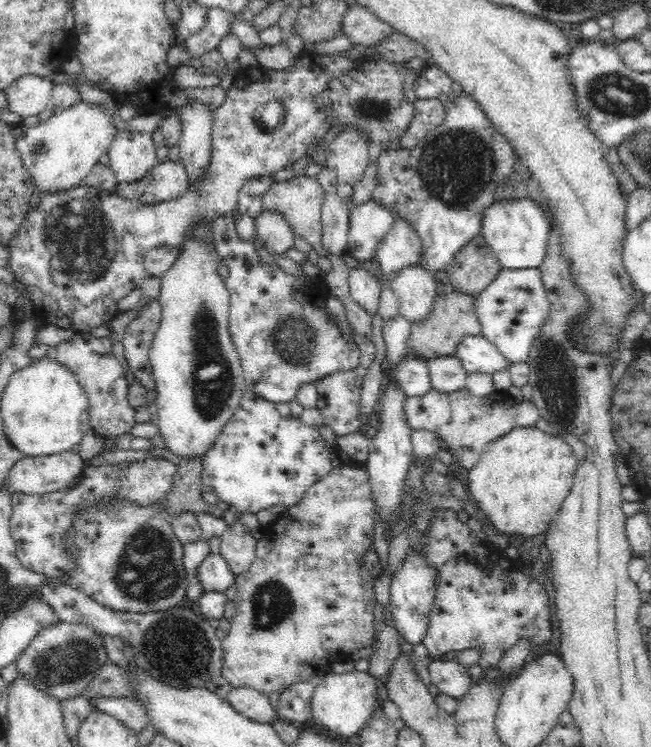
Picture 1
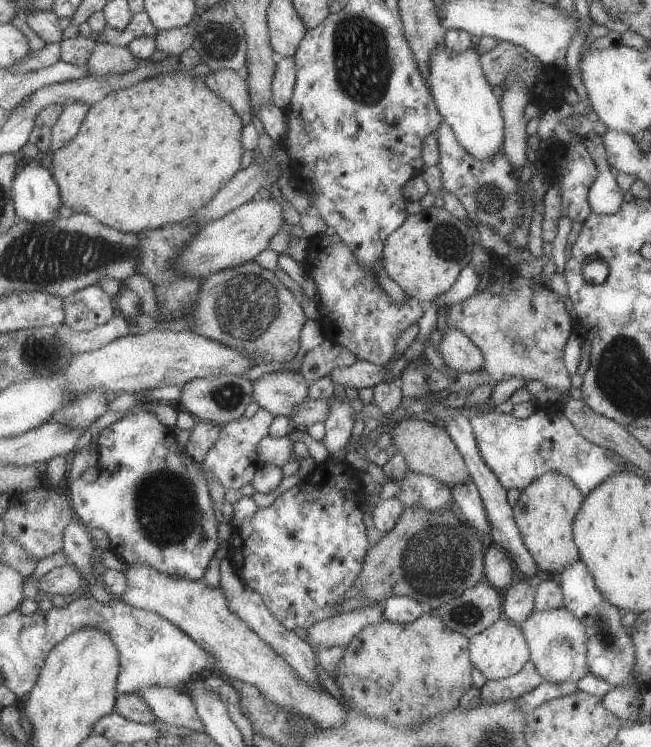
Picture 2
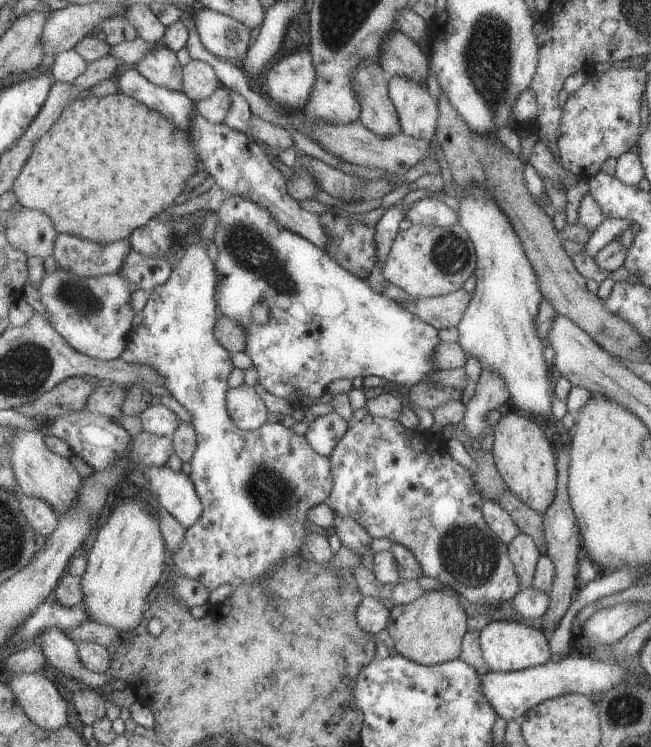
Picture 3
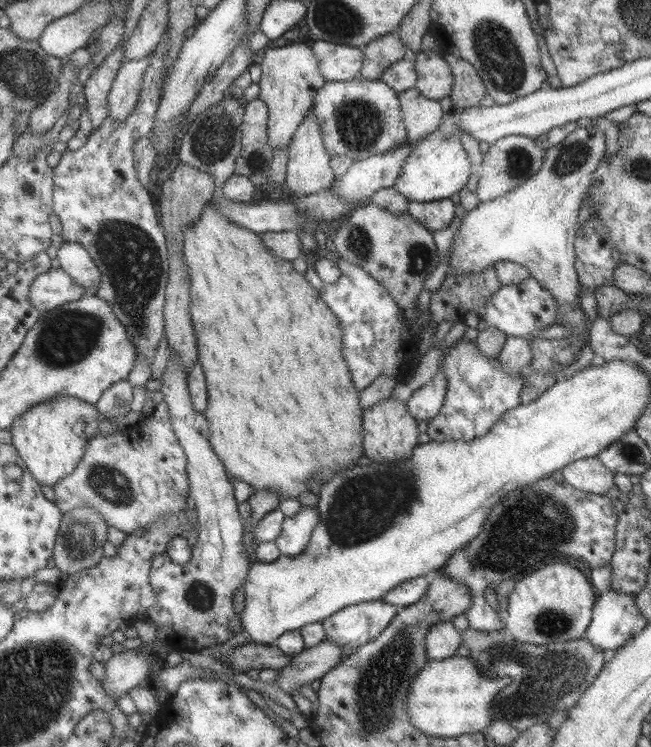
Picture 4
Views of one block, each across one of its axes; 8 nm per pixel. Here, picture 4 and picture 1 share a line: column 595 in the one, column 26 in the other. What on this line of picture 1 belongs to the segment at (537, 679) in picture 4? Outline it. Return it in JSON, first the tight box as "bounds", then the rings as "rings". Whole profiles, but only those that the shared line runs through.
{"bounds":[16,622,109,700],"rings":[[[59,622],[43,628],[38,636],[16,658],[20,675],[34,681],[36,687],[64,700],[82,695],[86,686],[94,680],[94,674],[109,663],[108,651],[102,635],[86,624]]]}

